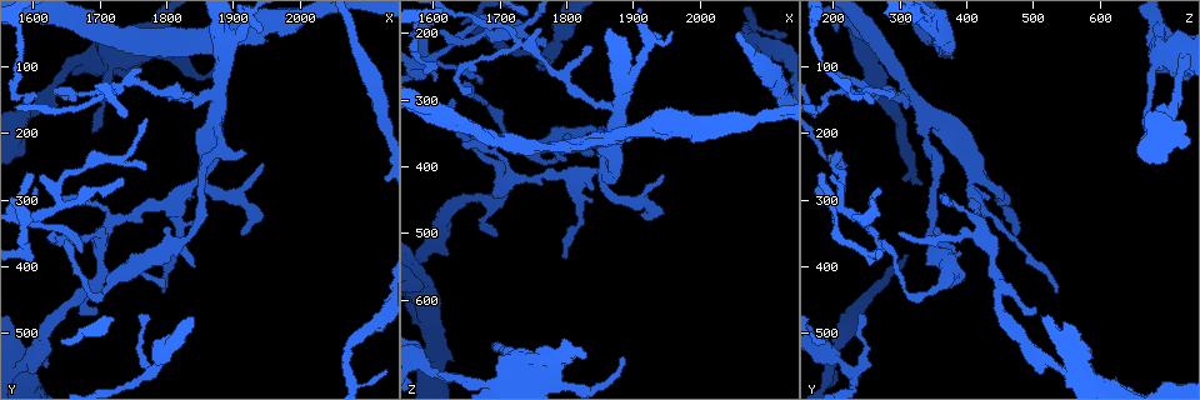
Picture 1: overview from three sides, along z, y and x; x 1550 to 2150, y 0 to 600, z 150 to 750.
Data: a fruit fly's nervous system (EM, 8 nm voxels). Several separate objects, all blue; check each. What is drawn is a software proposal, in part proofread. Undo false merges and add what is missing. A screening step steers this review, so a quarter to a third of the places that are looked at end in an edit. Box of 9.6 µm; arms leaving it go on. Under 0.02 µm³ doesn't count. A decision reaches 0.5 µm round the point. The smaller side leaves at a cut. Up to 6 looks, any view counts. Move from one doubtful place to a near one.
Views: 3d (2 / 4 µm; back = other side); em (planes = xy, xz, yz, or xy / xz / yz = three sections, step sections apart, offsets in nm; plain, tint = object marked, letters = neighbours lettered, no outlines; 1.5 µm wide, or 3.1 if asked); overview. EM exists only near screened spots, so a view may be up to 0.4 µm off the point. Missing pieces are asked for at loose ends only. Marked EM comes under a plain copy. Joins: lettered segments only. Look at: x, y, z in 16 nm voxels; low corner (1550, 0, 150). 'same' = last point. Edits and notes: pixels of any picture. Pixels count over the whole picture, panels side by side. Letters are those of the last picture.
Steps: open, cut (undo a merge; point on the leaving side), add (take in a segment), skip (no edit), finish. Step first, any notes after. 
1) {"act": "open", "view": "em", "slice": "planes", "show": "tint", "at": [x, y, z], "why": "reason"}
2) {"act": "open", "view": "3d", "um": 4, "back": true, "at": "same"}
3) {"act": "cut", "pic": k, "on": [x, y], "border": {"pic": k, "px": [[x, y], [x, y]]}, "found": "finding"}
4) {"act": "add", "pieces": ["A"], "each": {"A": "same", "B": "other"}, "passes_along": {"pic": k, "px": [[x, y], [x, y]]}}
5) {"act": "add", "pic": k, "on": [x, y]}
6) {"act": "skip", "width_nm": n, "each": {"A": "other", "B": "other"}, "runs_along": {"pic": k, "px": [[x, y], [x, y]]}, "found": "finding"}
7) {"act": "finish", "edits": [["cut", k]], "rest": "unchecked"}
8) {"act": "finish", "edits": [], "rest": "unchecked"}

{"act": "open", "view": "3d", "um": 4, "at": [1800, 45, 365], "why": "an open end"}

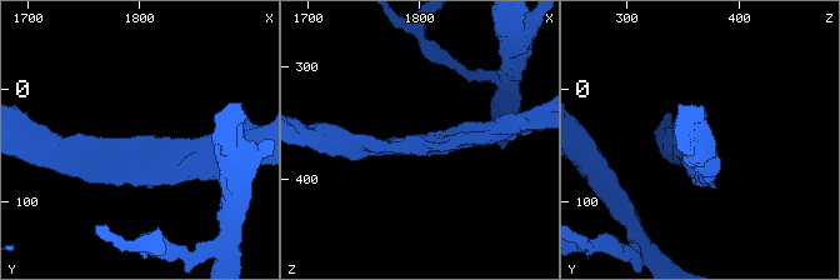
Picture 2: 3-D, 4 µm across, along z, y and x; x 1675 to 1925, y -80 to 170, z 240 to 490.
{"act": "open", "view": "em", "slice": "xz", "step": 8, "show": "tint", "at": [1798, 44, 364]}

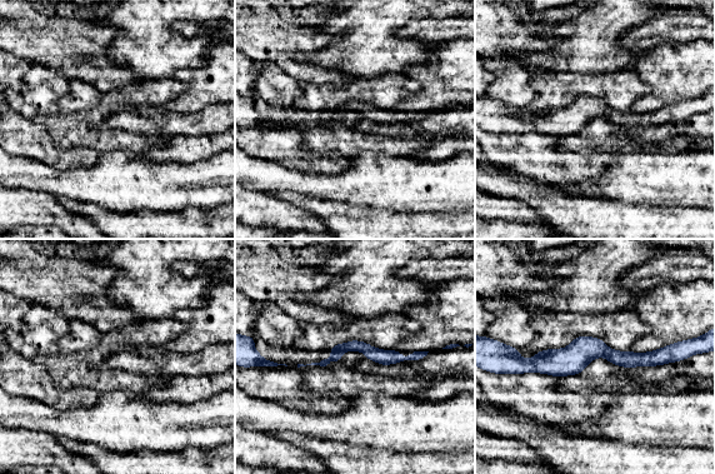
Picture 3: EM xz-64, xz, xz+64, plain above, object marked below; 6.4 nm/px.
{"act": "open", "view": "em", "slice": "xz", "step": 8, "show": "letters", "at": "same"}

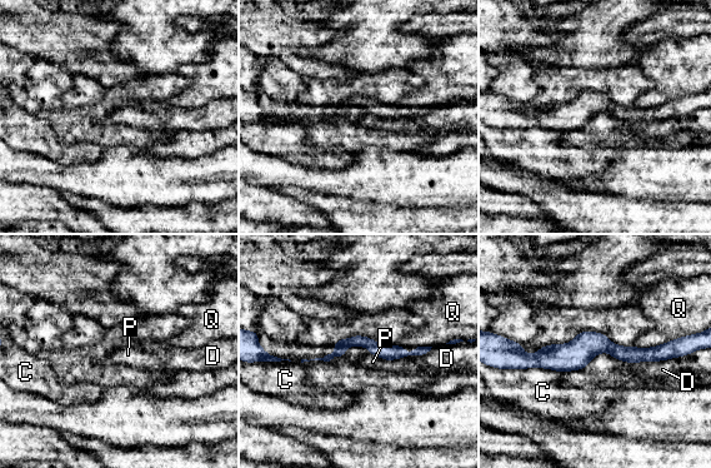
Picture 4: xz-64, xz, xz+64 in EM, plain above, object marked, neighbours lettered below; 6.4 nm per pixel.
{"act": "skip", "each": {"C": "other", "D": "other", "P": "other", "Q": "other"}, "runs_along": {"pic": 4, "px": [[672, 350], [526, 357]]}, "found": "none of them fits"}

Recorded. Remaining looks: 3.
{"act": "open", "view": "em", "slice": "planes", "show": "letters", "at": [1655, 105, 725], "why": "sudden change in width"}

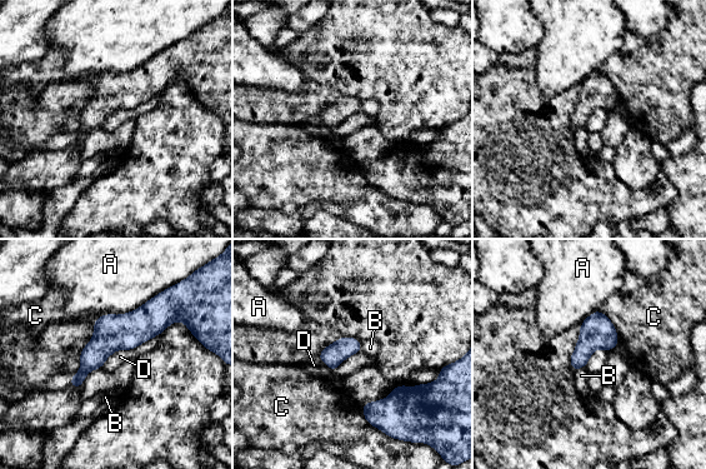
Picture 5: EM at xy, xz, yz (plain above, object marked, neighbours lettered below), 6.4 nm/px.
{"act": "skip", "each": {"A": "other", "B": "other", "C": "other", "D": "other"}, "runs_along": {"pic": 5, "px": [[174, 317], [120, 332], [74, 383]]}, "found": "all the same neuron"}

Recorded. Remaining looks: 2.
{"act": "open", "view": "em", "slice": "planes", "show": "letters", "at": [1735, 130, 215], "why": "three arms meet"}

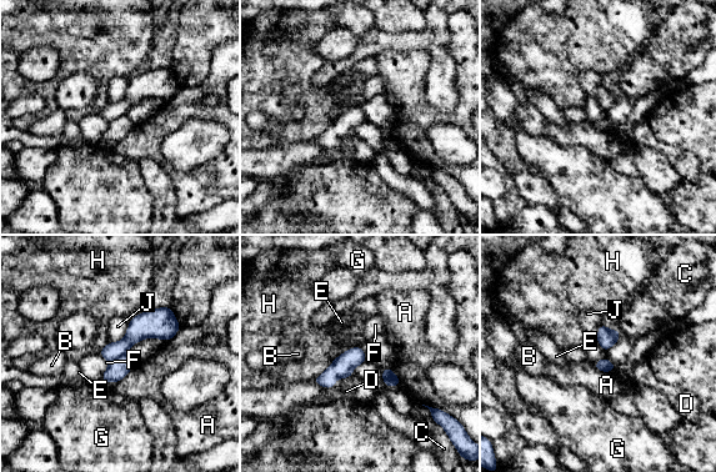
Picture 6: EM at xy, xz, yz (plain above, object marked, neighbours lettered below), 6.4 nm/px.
{"act": "cut", "pic": 6, "on": [118, 368], "each": {"A": "other", "B": "other", "C": "other", "D": "other", "E": "other", "F": "other", "G": "other", "H": "other", "J": "other"}, "border": {"pic": 6, "px": [[124, 355], [110, 362]]}, "found": "two neurons meet here"}

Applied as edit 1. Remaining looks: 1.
{"act": "finish", "edits": [["cut", 6]], "rest": "unchecked"}

